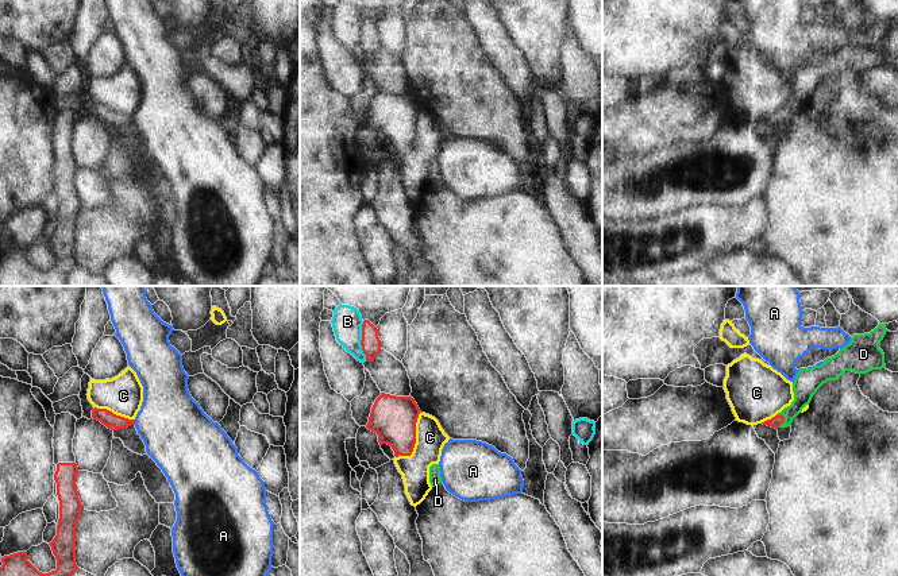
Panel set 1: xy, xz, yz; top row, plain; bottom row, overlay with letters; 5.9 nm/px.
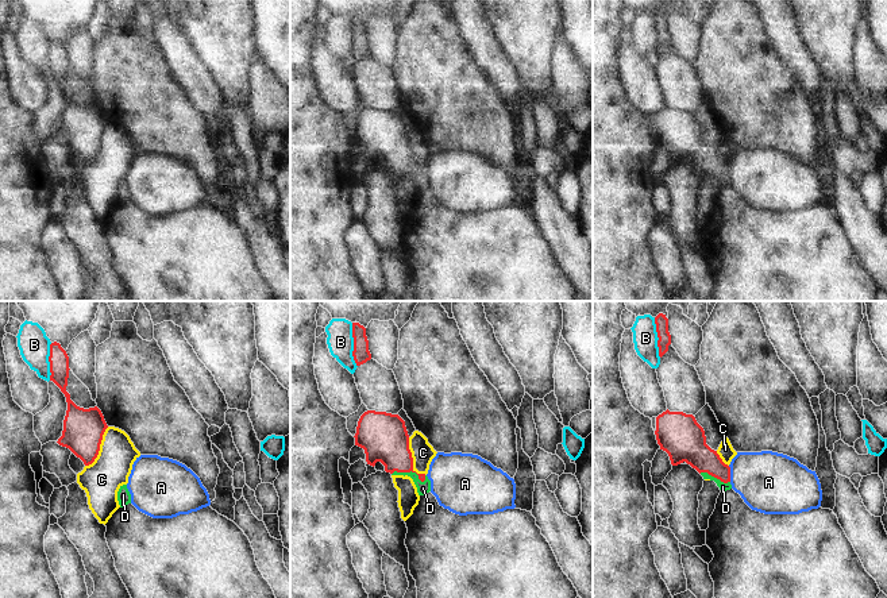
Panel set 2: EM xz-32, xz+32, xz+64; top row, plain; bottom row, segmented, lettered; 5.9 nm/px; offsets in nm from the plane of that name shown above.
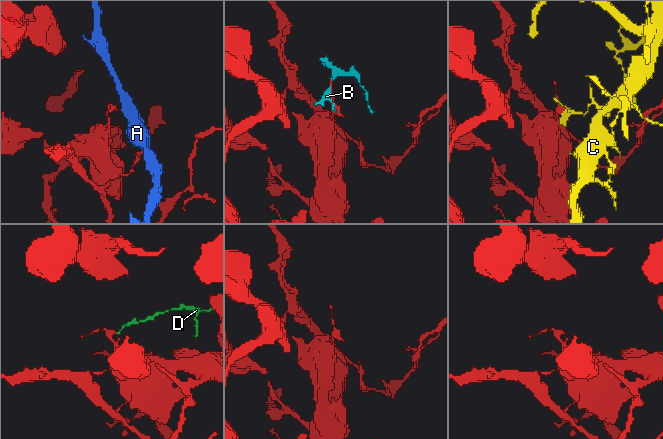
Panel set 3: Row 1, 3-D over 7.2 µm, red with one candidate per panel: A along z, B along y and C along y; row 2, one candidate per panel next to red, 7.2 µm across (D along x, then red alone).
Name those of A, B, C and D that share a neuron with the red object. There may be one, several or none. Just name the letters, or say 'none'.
D

